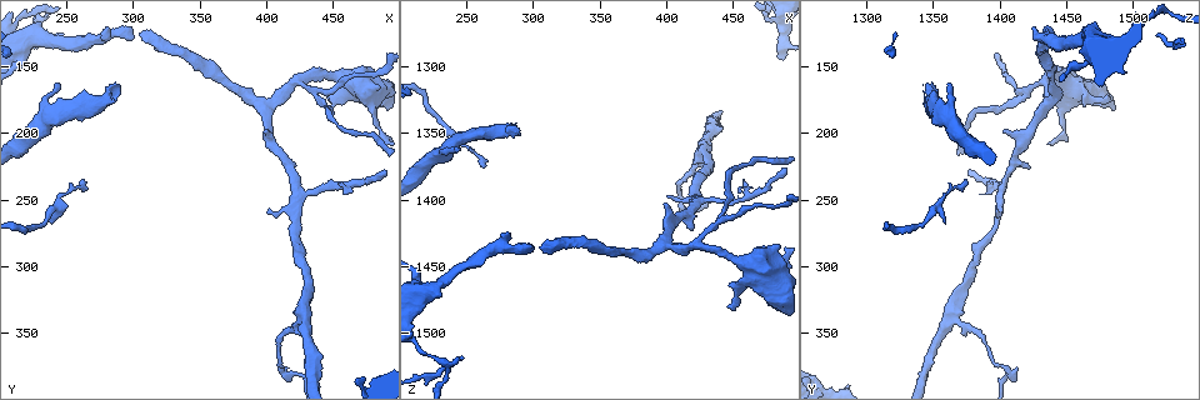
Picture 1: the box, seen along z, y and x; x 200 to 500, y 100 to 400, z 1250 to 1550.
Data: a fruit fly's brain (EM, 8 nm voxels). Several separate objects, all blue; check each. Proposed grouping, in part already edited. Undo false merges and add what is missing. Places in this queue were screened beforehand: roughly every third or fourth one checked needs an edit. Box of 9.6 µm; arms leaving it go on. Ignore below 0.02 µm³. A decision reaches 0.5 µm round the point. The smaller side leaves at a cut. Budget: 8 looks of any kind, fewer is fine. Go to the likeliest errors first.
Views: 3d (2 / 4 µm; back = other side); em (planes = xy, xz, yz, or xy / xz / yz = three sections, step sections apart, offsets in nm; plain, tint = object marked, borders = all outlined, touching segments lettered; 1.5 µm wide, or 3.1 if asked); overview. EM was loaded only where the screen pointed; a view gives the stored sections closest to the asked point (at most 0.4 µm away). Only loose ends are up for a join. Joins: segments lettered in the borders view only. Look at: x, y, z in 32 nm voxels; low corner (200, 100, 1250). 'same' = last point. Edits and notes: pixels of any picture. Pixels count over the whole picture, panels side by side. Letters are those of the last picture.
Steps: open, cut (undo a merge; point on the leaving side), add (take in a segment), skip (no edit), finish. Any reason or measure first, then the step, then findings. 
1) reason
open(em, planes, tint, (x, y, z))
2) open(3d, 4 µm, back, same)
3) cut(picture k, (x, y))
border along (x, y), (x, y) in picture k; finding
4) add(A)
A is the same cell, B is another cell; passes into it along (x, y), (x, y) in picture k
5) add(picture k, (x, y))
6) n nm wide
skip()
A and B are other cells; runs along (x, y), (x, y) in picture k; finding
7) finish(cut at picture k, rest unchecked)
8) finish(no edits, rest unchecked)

free end
open(em, xz, step 8, borders, (244, 162, 1360))

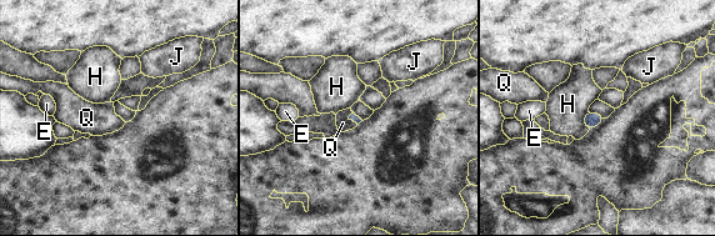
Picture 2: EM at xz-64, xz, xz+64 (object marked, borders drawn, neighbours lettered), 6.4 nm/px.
open(em, planes, borders, same)

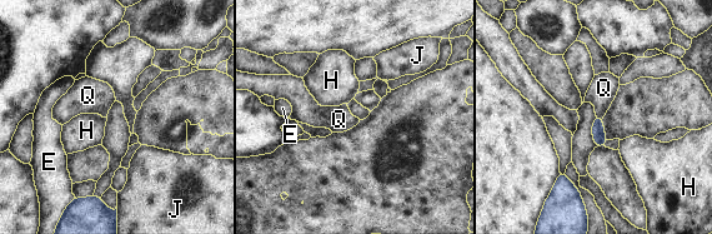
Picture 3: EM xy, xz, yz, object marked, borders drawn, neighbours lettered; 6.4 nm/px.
add(picture 3, (603, 88))
Q is the same cell, E, H and J are other cells; passes into it along (598, 134), (598, 116), (603, 88) in picture 3; the neuron continues

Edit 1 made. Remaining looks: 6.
three-way junction
open(em, planes, borders, (428, 332, 1364))

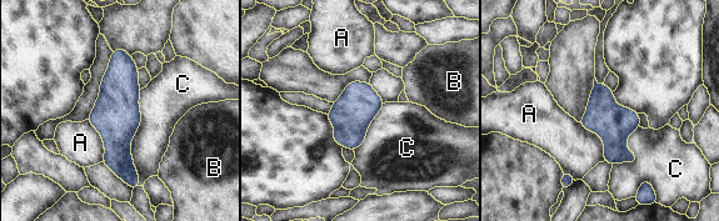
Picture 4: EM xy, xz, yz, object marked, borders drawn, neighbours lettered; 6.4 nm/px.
skip()
A, B and C are other cells; runs along (118, 53), (119, 161), (134, 184) in picture 4; all the same neuron

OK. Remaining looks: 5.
finish(add at picture 3, rest unchecked)

